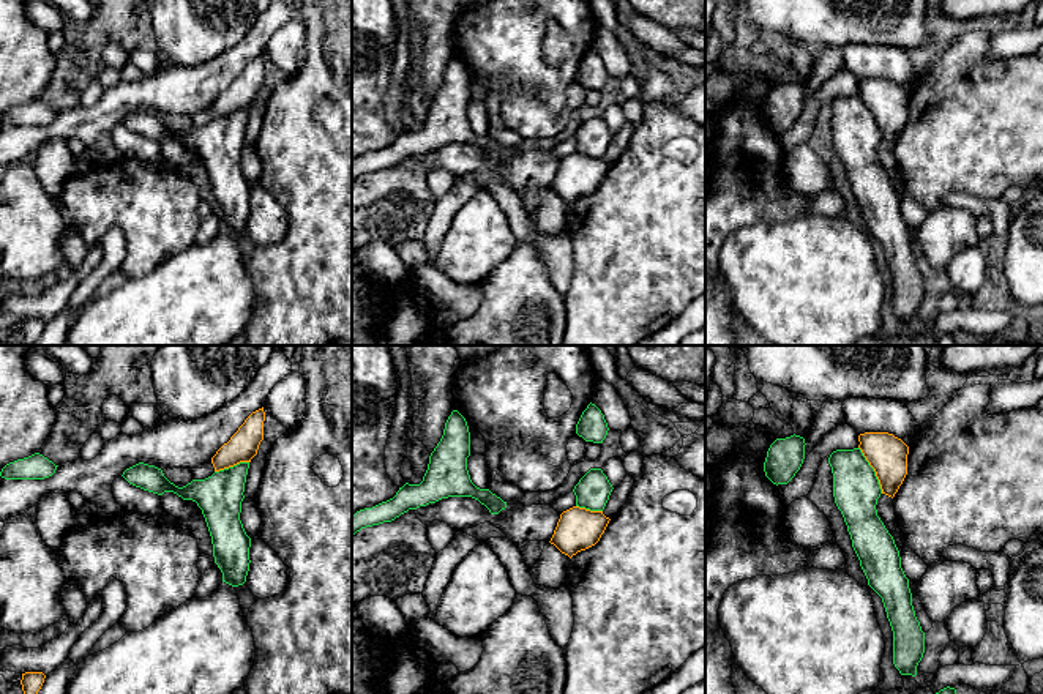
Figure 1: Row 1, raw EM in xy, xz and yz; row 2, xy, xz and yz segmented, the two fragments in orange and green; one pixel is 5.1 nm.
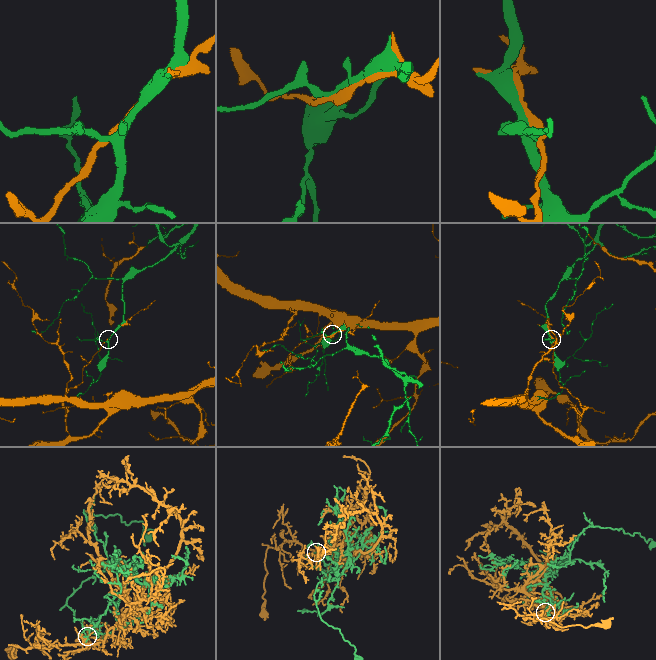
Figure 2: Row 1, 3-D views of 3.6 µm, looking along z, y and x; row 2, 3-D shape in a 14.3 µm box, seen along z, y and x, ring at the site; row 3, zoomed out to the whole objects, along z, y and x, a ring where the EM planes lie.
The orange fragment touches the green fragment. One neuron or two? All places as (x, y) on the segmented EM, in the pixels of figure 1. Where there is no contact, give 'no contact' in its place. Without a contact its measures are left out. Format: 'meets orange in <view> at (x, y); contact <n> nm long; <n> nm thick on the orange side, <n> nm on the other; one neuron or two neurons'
meets orange in yz at (874, 470); contact 260 nm long; 200 nm thick on the orange side, 240 nm on the other; two neurons

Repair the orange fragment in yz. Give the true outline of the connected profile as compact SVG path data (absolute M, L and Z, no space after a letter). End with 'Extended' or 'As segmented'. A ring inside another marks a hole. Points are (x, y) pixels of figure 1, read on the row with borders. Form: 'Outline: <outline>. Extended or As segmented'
Outline: M865 432L858 435L858 442L876 472L882 494L893 498L907 475L909 446L888 432Z. As segmented

